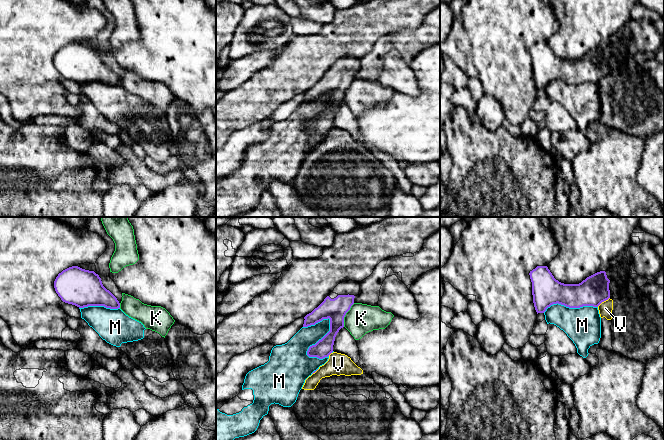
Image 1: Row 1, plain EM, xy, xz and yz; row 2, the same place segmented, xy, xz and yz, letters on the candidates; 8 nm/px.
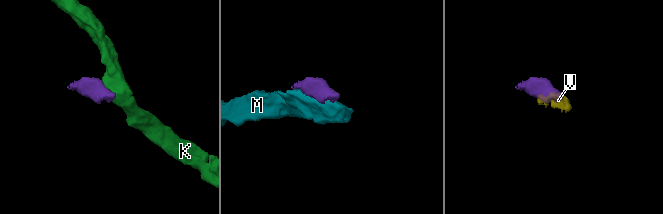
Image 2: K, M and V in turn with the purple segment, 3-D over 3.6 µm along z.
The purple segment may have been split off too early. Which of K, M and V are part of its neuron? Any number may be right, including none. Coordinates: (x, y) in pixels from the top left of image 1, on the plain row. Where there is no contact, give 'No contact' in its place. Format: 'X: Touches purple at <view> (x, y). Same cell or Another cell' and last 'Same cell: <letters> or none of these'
K: Touches purple at xz (345, 90). Another cell
M: Touches purple at xz (321, 115). Another cell
V: Touches purple at yz (603, 77). Another cell
Same cell: none of these

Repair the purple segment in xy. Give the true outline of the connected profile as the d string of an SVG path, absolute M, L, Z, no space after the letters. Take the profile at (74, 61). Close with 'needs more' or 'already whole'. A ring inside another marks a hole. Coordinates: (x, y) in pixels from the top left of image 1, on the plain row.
M78 42L69 43L59 49L54 57L54 64L63 78L79 84L120 84L119 77L103 62L98 50Z | already whole

